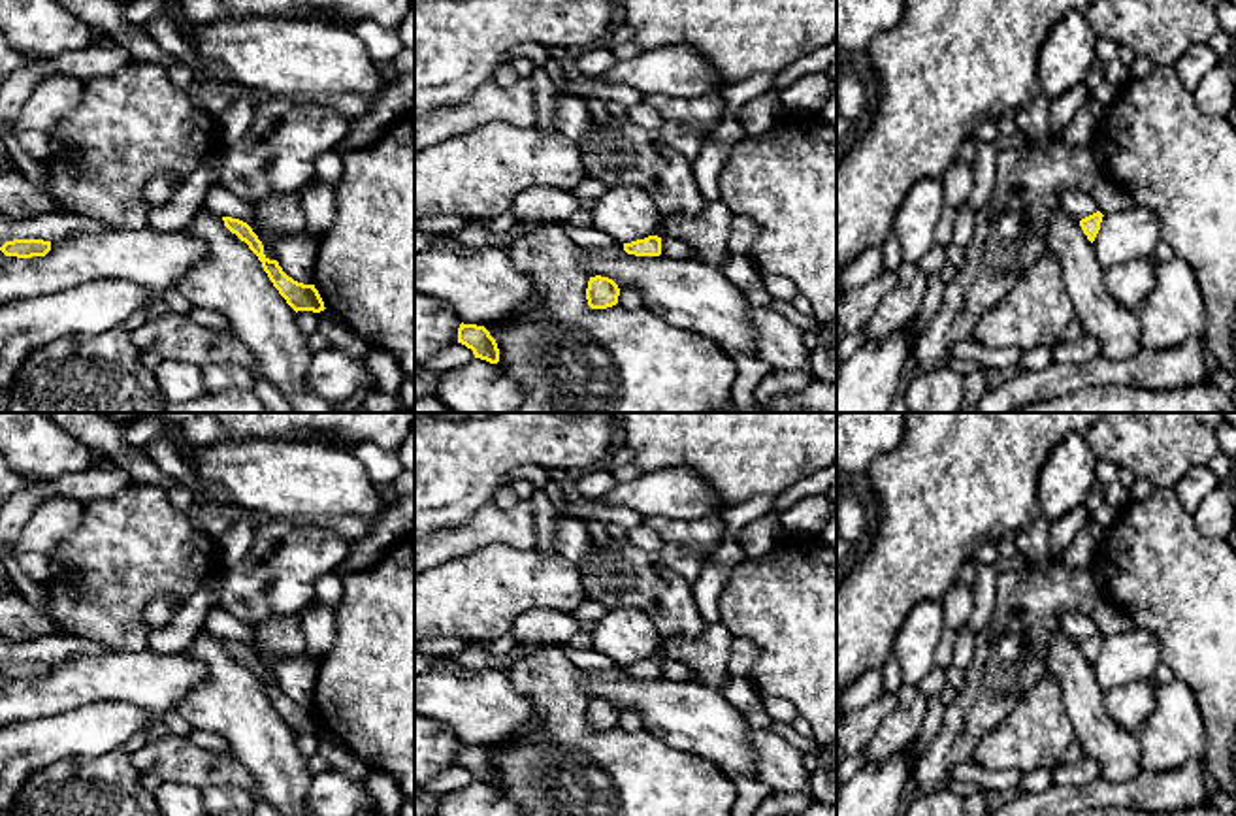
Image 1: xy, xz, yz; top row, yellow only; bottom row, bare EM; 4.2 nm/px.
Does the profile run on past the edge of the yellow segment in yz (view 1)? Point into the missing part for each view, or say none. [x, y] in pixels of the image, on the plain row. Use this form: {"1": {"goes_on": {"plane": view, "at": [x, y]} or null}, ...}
{"1": {"goes_on": null}}

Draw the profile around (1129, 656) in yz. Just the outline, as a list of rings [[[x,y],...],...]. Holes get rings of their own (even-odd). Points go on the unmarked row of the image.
[[[1132,628],[1102,639],[1093,673],[1102,692],[1151,678],[1163,663],[1159,639],[1144,629]]]

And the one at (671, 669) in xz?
[[[659,648],[652,658],[658,658],[661,661],[661,677],[669,680],[690,680],[691,669],[684,663],[669,658],[663,648]]]

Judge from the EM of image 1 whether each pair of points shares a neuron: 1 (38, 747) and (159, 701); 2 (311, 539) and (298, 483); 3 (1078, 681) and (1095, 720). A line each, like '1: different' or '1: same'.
1: different
2: different
3: same

